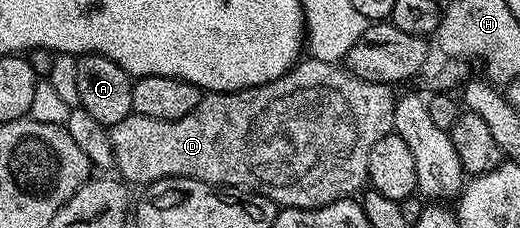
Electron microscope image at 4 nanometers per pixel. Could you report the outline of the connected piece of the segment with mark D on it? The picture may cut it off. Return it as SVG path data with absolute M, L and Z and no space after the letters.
M307 57L305 60L295 62L289 70L271 82L265 82L247 90L207 93L200 100L200 104L196 104L196 108L192 108L192 112L188 112L188 116L180 116L180 120L156 120L152 116L140 116L131 112L124 120L120 120L120 124L109 127L108 130L114 153L113 169L130 184L133 182L149 184L158 182L161 178L195 178L201 182L211 182L213 186L233 186L236 190L249 190L251 194L259 194L272 200L274 205L279 208L315 210L341 198L357 195L367 185L368 156L372 156L372 144L376 144L376 140L380 140L394 129L396 94L390 90L393 89L389 85L381 82L366 82L341 65Z

